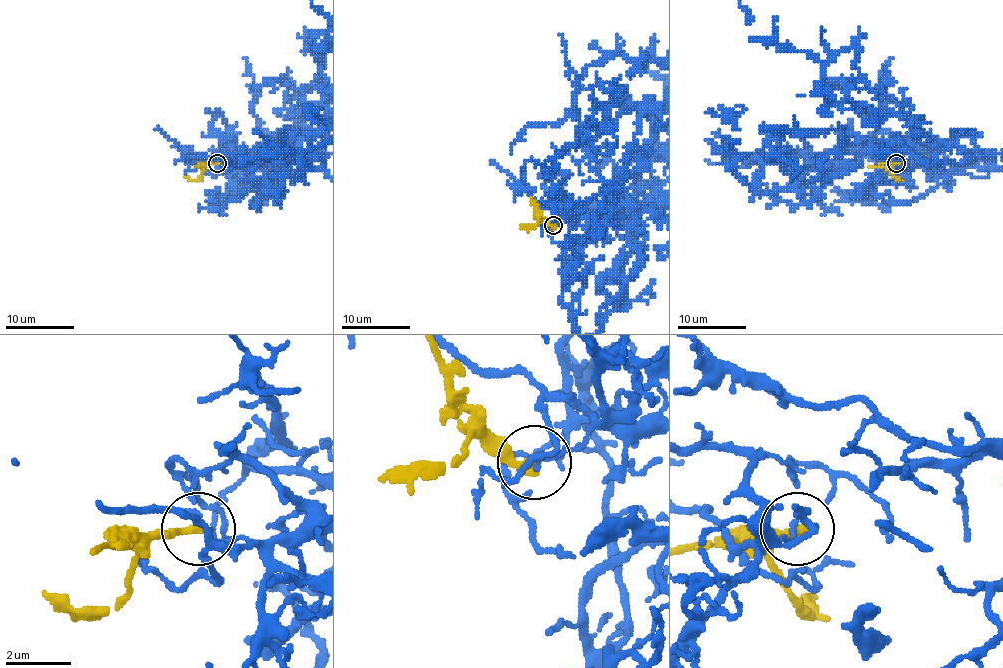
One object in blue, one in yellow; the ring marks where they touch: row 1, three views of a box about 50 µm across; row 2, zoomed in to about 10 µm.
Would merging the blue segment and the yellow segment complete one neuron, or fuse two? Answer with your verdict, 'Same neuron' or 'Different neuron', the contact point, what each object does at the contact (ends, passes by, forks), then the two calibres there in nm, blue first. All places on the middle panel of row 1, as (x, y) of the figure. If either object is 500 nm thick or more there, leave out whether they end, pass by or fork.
Different neuron. Place: (553, 225). At the ring blue passes by. At the ring yellow ends. Thickness 140 nm (blue) against 280 nm

